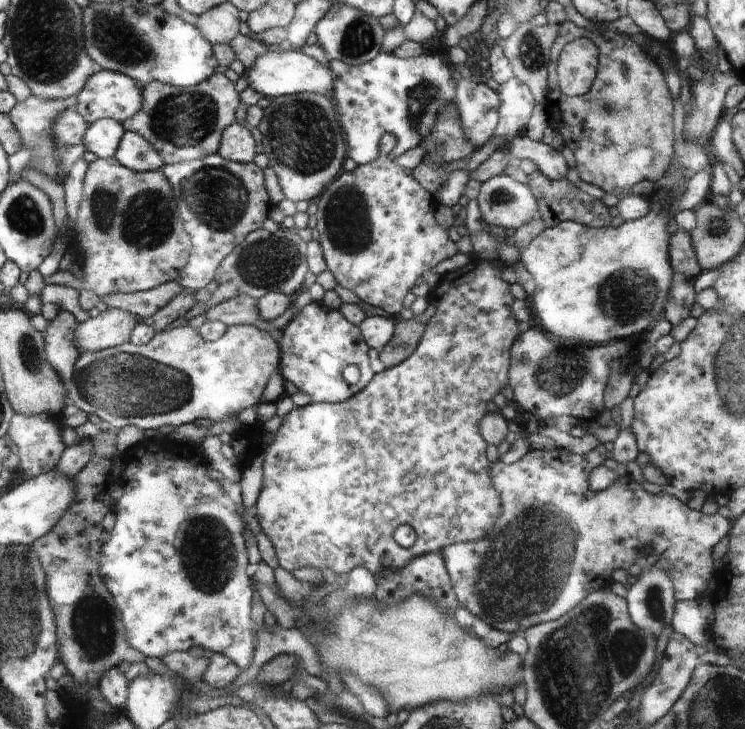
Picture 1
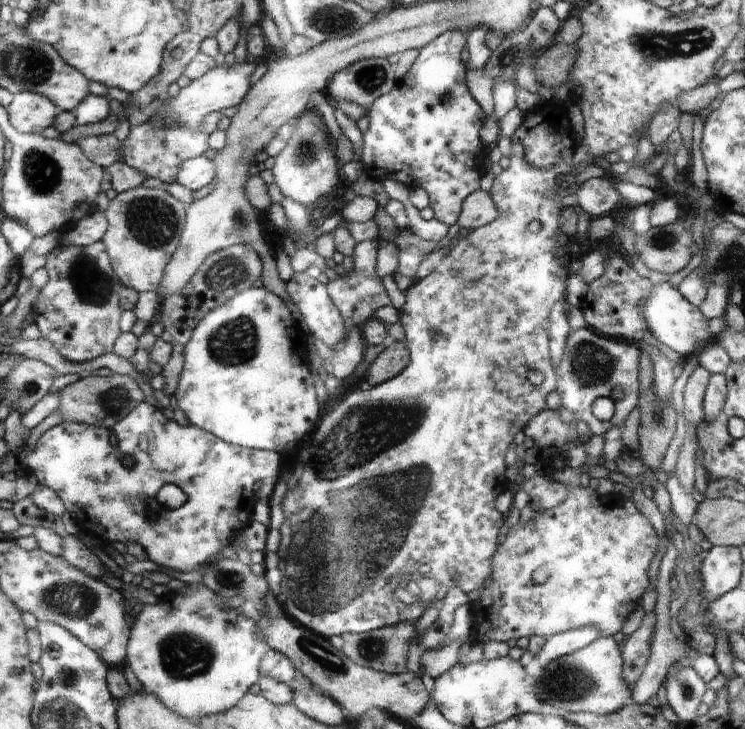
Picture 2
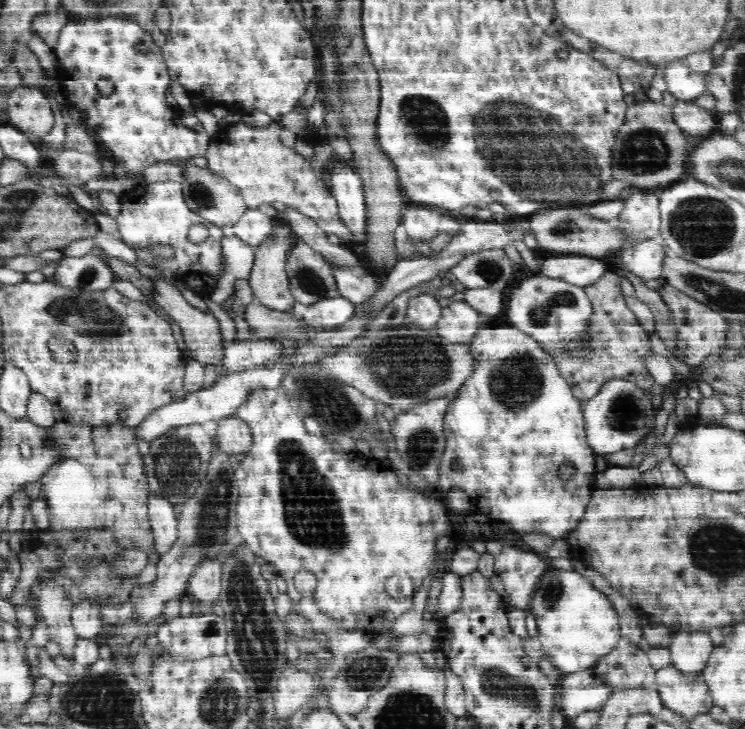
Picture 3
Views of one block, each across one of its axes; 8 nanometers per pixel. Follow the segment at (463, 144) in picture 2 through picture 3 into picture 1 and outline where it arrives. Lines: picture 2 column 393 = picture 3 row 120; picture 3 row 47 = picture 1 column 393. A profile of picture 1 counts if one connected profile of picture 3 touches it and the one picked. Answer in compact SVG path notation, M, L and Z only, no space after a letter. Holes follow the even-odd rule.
M380 52L374 60L366 64L348 65L337 60L330 60L331 71L334 73L335 84L332 91L336 104L340 104L340 124L347 132L348 152L352 152L352 160L356 164L372 163L380 156L380 140L384 134L396 138L394 148L389 156L393 161L398 156L406 155L410 148L418 148L420 140L430 132L434 114L442 114L442 104L454 100L454 80L448 66L438 58L438 55L425 54L414 58L403 59L392 53Z

